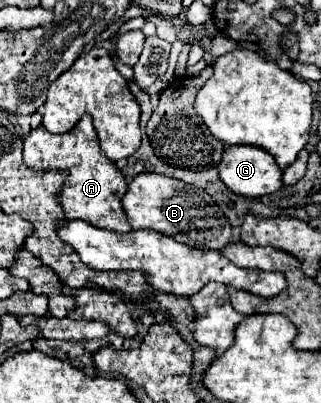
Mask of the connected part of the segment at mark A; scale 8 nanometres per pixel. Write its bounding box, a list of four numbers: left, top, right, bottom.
[23,116,131,232]

